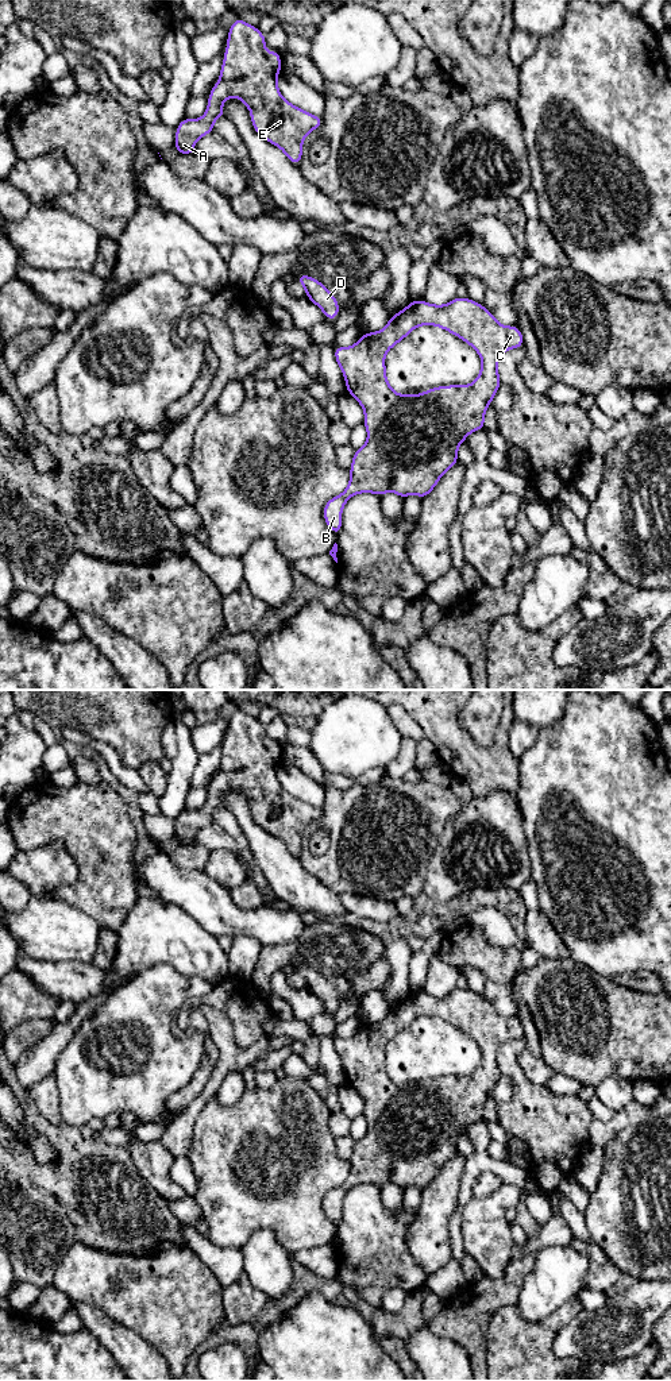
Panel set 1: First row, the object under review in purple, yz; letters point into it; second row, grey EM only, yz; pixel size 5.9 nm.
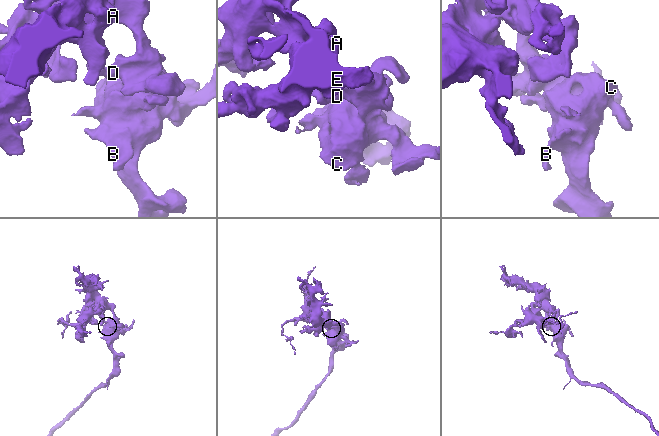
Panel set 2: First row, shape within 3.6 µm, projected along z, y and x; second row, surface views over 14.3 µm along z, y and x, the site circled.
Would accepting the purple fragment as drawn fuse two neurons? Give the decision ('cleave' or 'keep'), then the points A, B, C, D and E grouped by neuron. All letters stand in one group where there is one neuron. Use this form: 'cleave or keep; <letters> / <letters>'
keep; A B C D E

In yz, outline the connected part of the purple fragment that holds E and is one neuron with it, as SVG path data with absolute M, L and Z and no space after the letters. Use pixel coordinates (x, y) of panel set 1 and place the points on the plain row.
M238 709L231 717L219 772L209 783L201 810L184 809L176 821L176 842L194 845L197 832L213 823L213 813L224 807L221 795L236 788L251 803L258 826L279 838L296 857L302 849L306 826L323 815L321 807L311 806L285 791L277 778L281 745L265 741L266 729L257 718Z

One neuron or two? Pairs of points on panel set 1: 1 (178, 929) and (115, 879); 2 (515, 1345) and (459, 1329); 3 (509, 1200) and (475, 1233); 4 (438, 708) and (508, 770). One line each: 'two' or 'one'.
1: two
2: two
3: one
4: one

